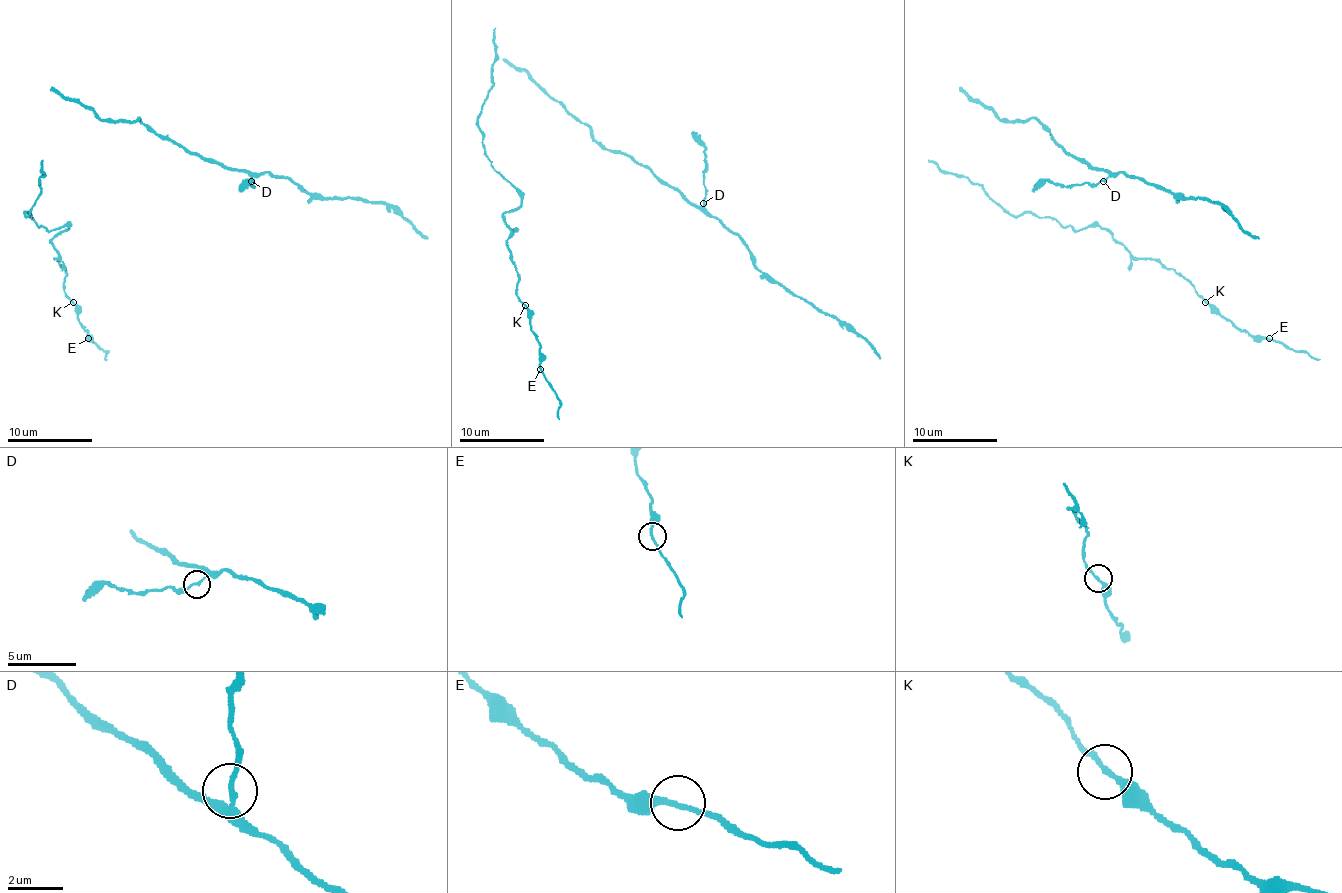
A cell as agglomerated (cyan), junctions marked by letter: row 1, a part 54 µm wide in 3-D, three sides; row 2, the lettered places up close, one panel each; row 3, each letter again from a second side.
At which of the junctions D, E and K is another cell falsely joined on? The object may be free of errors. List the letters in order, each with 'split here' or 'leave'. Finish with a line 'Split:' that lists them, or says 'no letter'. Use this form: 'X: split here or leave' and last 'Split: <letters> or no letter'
D: split here
E: leave
K: leave
Split: D

